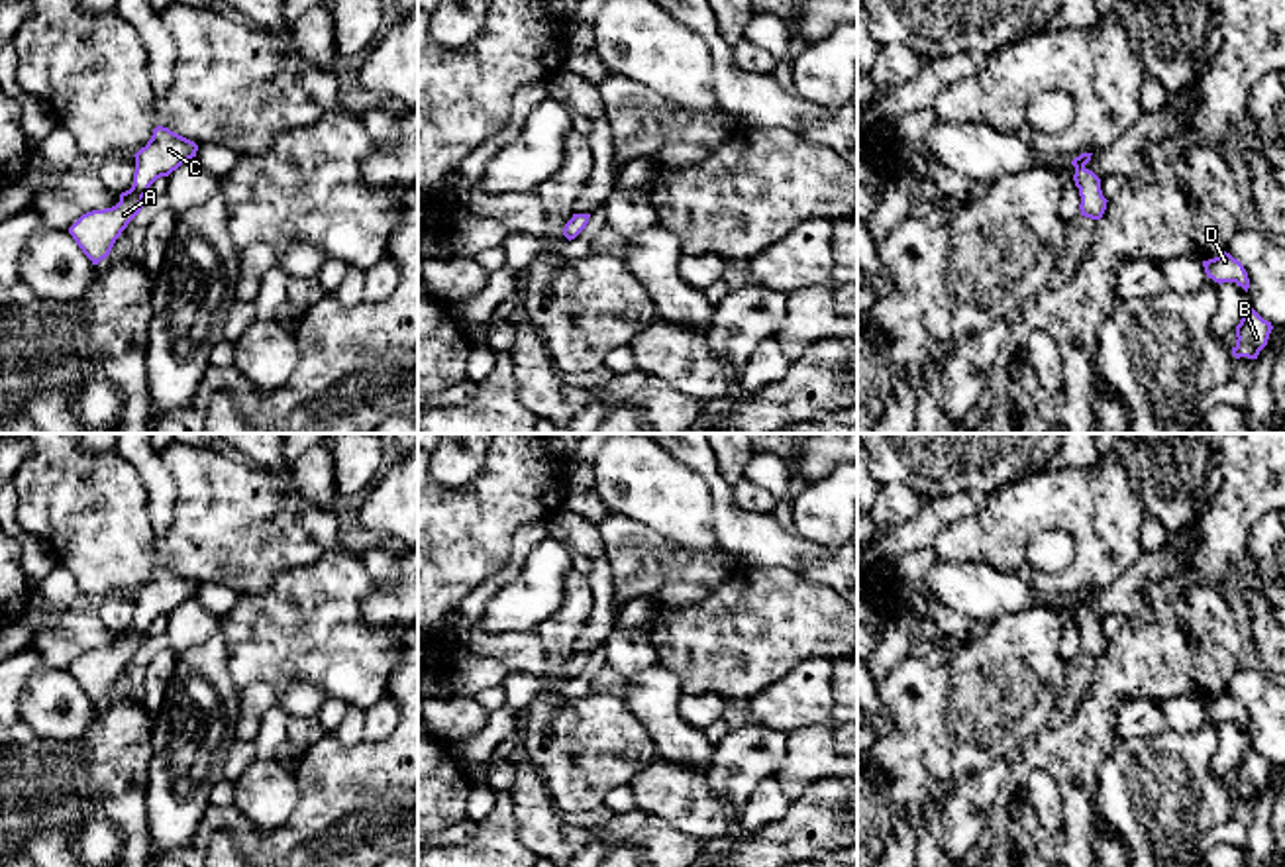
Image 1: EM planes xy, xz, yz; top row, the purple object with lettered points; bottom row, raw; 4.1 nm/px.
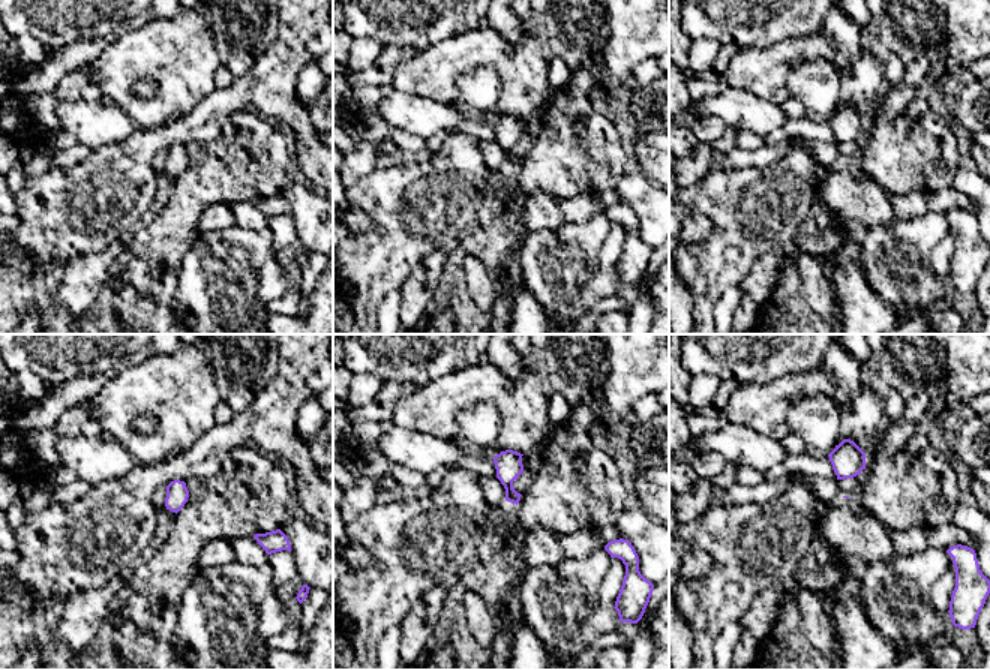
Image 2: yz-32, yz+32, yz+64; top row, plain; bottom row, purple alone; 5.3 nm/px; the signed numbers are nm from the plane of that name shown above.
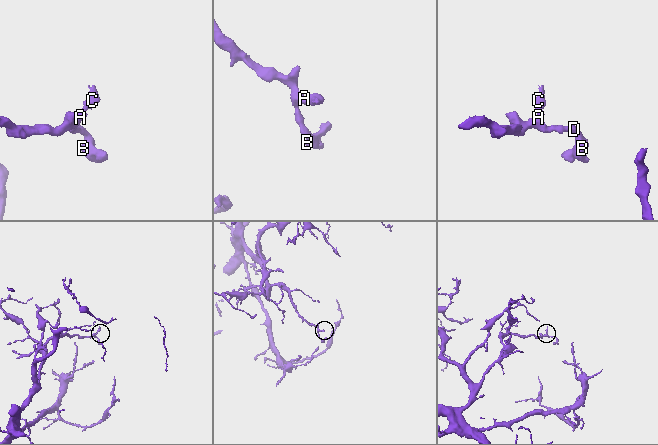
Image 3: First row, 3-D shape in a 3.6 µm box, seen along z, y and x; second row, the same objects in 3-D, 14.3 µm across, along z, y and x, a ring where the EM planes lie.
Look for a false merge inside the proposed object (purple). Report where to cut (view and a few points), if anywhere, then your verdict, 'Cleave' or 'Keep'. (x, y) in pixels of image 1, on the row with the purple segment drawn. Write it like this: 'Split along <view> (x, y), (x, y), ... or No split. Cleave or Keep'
No split. Keep

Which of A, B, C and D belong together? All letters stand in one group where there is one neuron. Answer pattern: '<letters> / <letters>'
A B C D

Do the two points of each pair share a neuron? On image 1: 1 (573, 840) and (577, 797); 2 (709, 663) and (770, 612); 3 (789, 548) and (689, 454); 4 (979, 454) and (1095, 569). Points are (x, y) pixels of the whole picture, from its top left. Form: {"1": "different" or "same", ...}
{"1": "different", "2": "same", "3": "same", "4": "different"}

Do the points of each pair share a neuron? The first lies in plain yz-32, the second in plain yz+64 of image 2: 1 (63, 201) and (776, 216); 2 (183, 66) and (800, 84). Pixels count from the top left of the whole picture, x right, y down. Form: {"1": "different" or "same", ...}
{"1": "same", "2": "different"}

